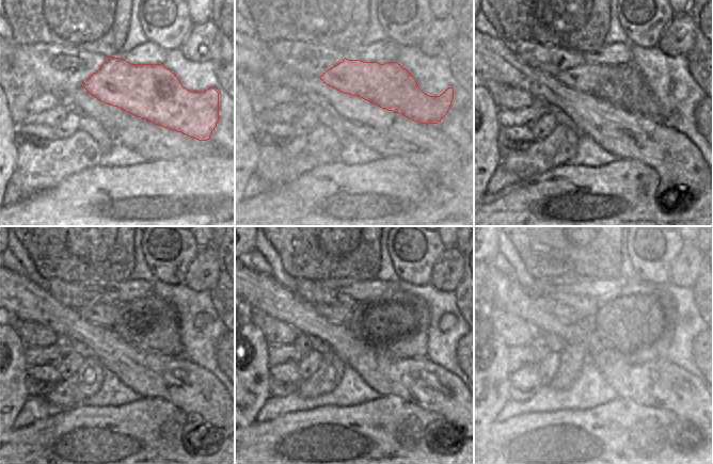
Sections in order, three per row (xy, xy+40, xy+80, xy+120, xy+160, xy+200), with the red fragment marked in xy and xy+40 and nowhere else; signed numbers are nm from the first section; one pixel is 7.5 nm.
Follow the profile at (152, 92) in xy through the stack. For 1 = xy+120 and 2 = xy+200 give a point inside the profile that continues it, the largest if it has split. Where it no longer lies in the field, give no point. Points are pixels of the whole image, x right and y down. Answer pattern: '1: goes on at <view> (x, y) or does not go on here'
1: goes on at xy+120 (105, 314)
2: goes on at xy+200 (561, 310)

